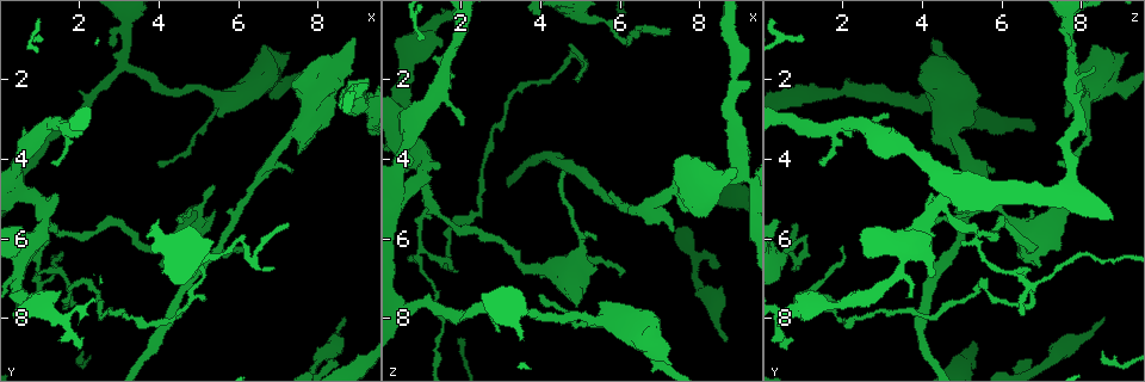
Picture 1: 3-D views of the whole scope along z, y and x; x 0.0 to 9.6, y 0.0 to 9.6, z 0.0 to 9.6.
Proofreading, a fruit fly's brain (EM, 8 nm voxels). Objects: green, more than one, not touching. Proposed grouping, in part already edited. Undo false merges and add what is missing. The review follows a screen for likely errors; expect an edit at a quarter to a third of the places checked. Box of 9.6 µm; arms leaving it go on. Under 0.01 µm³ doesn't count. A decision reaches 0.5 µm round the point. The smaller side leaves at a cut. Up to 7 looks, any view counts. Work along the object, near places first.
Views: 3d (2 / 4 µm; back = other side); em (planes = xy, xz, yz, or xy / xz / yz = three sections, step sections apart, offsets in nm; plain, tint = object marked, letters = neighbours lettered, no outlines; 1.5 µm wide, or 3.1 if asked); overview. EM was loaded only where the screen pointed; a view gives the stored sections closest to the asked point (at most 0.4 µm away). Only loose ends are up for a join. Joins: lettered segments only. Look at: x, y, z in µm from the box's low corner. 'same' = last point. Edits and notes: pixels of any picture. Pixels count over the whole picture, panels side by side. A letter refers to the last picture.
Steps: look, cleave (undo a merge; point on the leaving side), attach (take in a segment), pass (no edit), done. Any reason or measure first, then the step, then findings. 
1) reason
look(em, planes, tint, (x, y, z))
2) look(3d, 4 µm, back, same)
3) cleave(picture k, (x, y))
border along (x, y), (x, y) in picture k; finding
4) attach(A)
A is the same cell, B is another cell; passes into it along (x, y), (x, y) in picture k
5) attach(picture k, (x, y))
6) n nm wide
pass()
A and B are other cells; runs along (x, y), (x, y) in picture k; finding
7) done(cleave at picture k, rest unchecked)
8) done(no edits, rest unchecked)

look(em, planes, letters, (8.65, 8.00, 8.60))

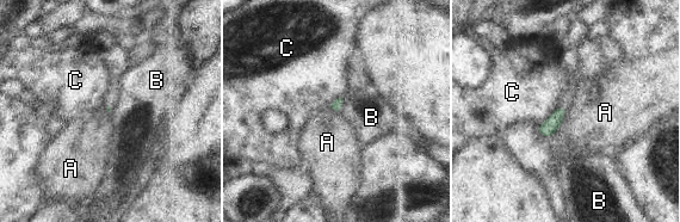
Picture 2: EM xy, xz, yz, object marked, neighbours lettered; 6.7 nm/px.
C touches over 240 nm
pass()
A, B and C are other cells; none of them fits

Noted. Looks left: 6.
tapers out
look(em, planes, plain, (5.35, 4.70, 6.05))

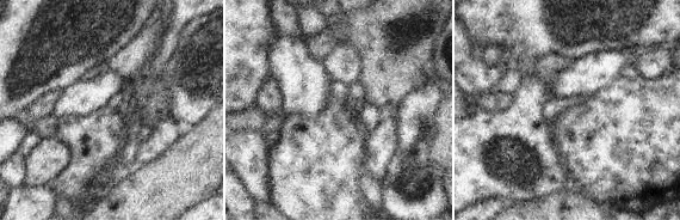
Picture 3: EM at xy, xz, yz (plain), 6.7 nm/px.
look(em, planes, tint, same)

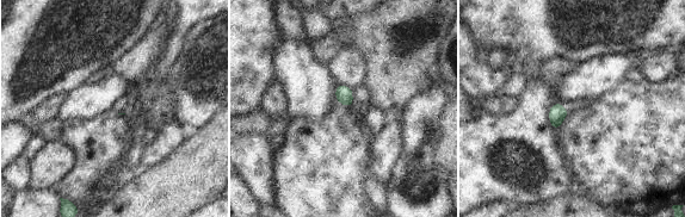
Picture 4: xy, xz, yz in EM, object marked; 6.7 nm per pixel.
look(em, planes, letters, same)

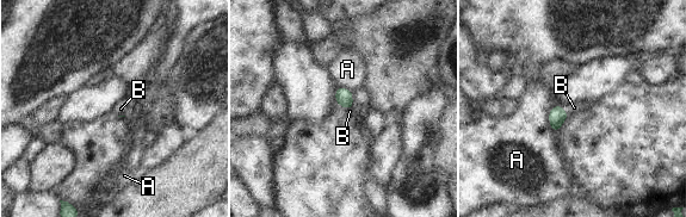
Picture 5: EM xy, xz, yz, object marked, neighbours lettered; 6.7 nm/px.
A touches over 200 nm
attach(B)
B is the same cell, A is another cell; the neuron continues

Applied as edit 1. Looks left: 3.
redraw
look(overview)

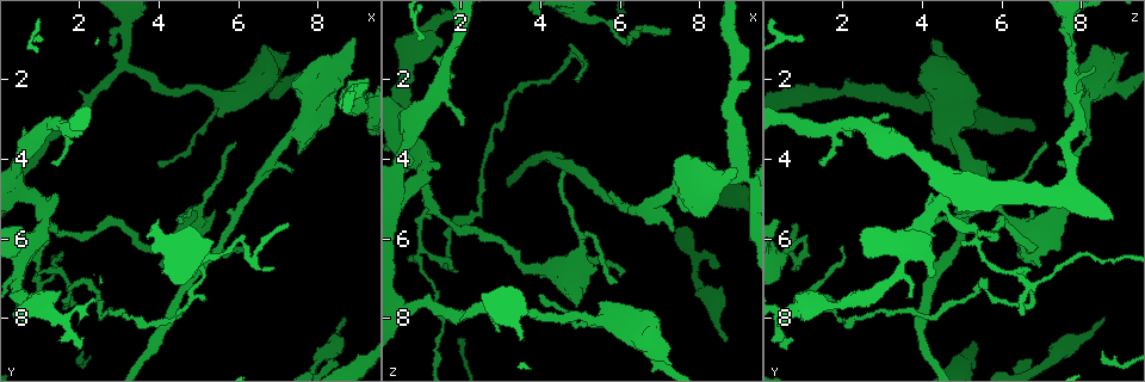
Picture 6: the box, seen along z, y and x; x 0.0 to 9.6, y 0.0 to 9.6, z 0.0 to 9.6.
arms part here
look(em, planes, letters, (8.85, 2.25, 2.20))

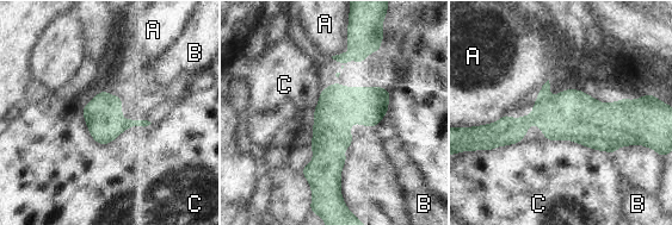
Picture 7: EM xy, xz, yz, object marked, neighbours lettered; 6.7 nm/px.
260 nm wide
pass()
A, B and C are other cells; runs along (635, 108), (493, 127) in picture 7; continuous, no second neuron

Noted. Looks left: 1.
done(attach at picture 5, rest unchecked)

